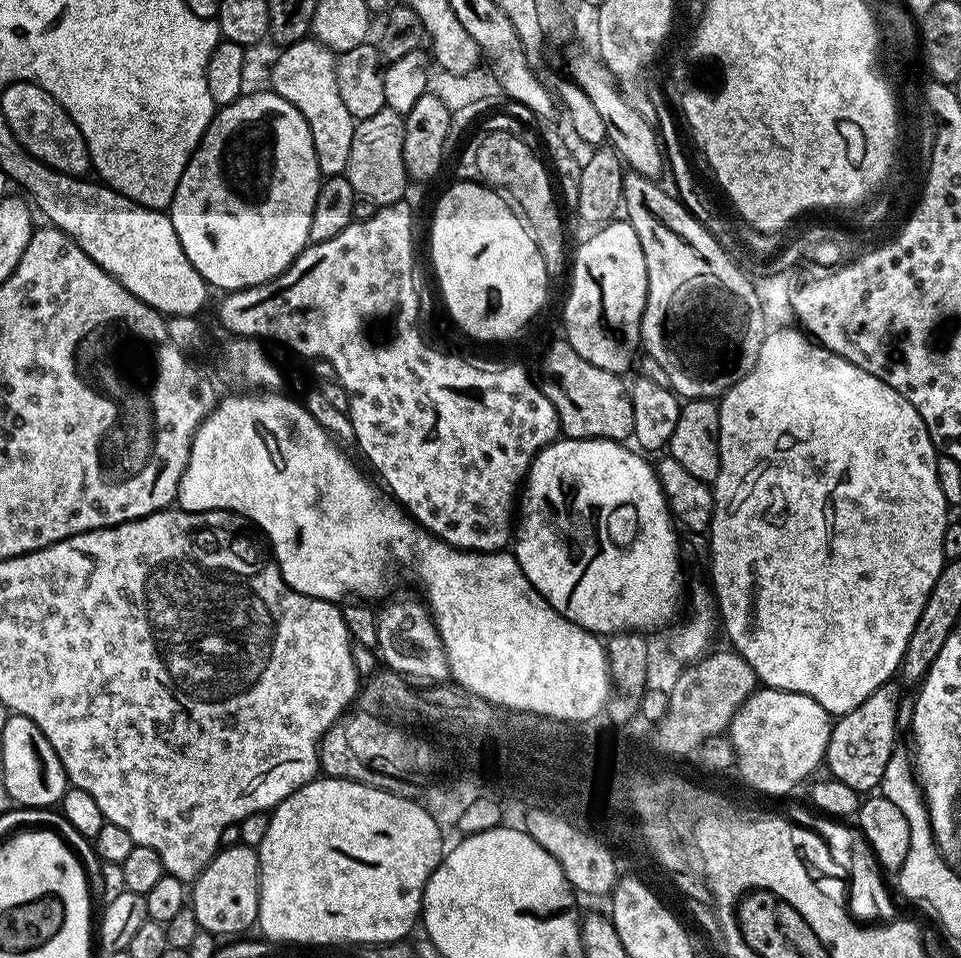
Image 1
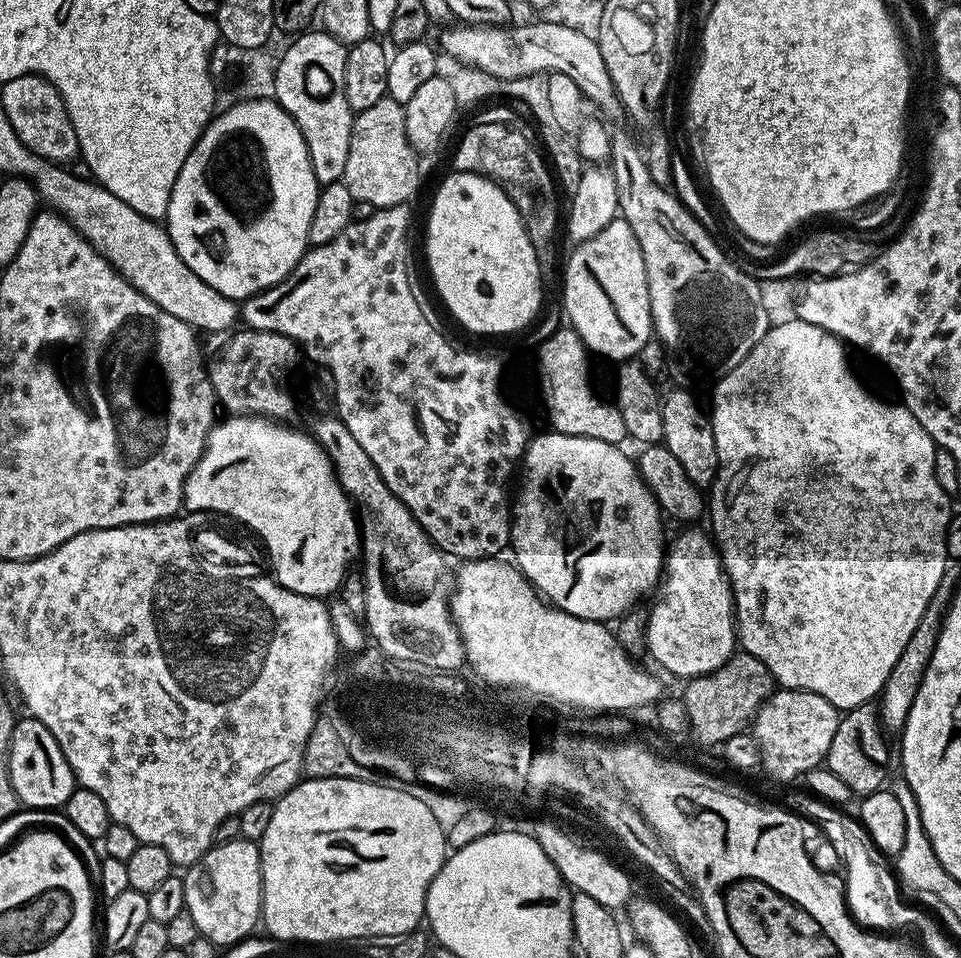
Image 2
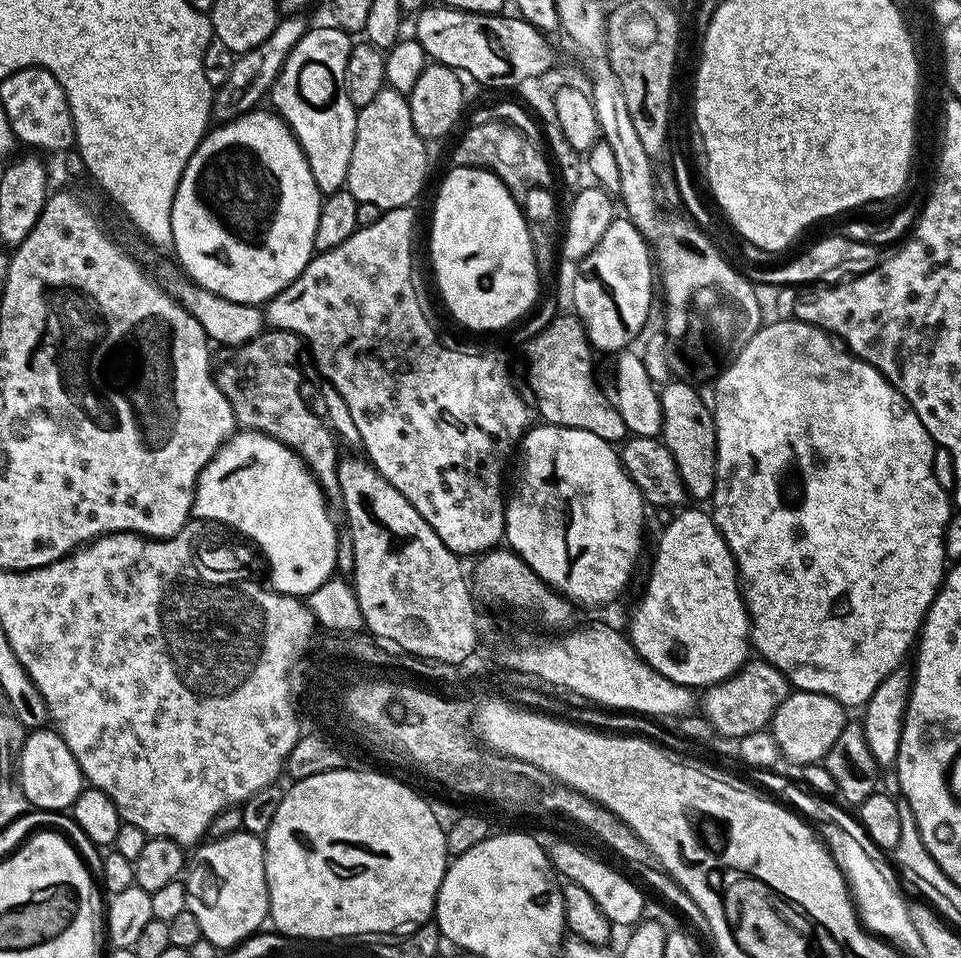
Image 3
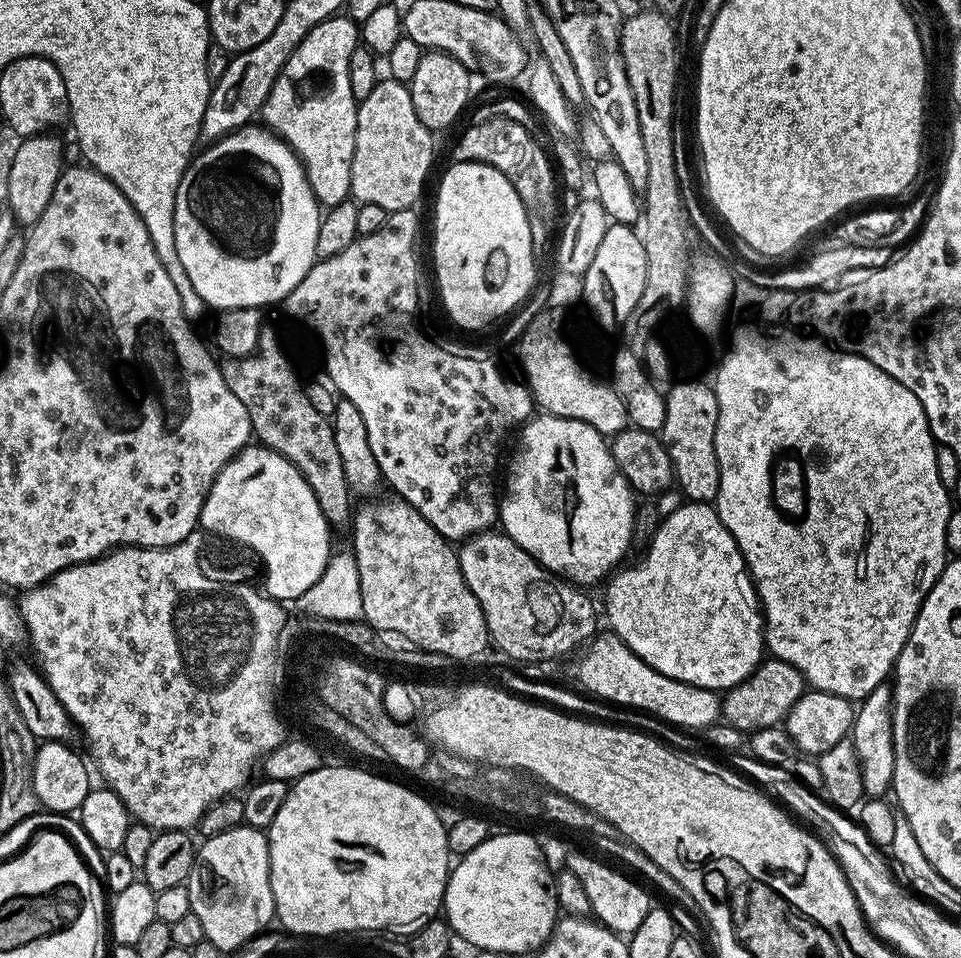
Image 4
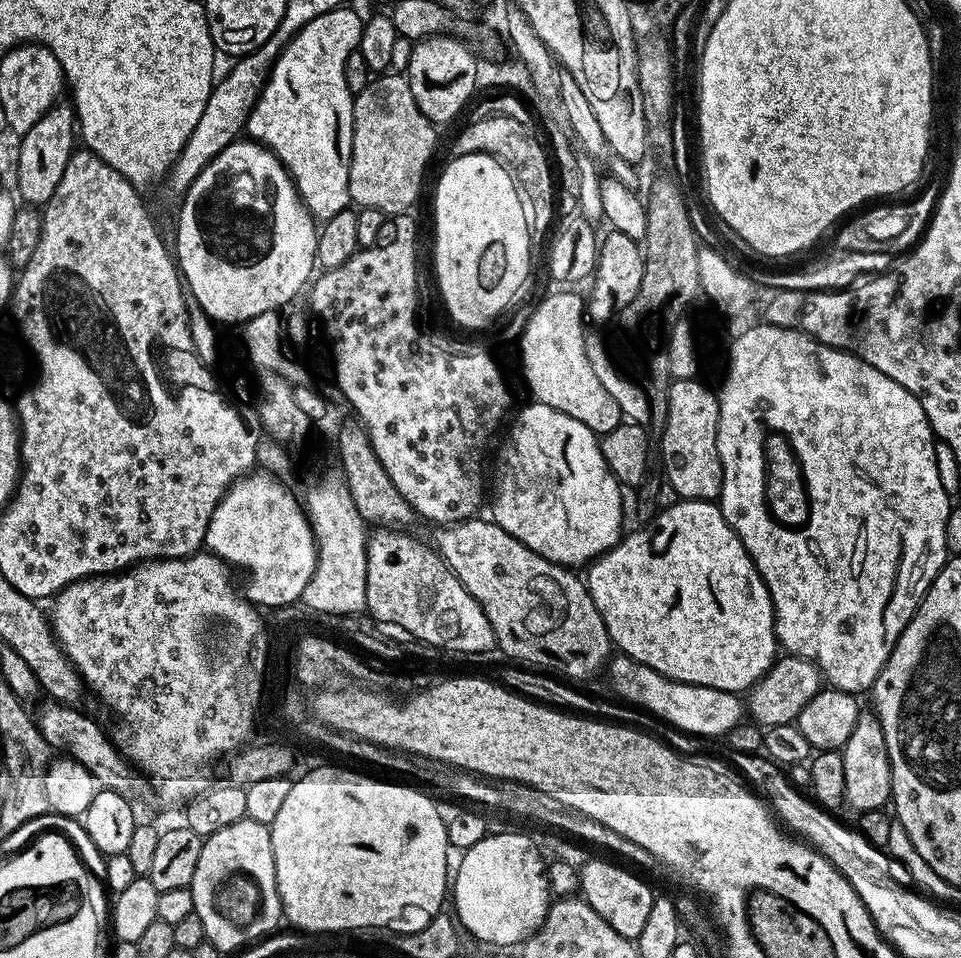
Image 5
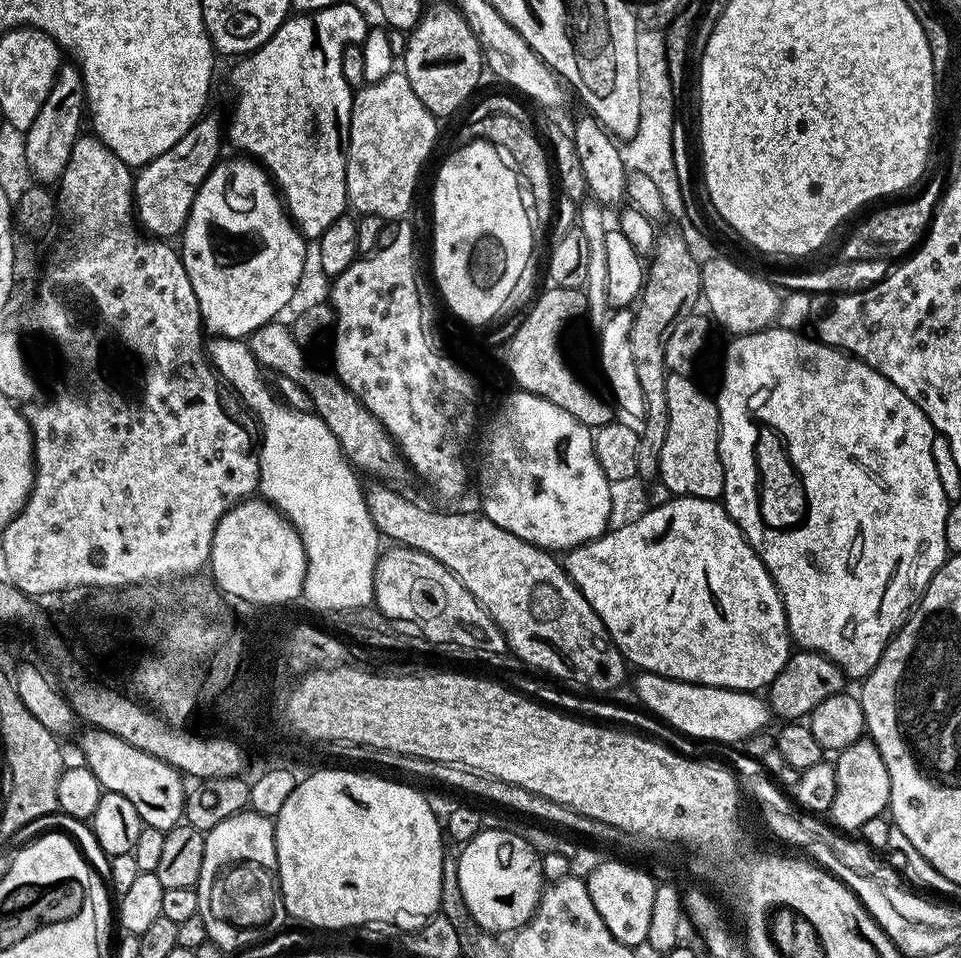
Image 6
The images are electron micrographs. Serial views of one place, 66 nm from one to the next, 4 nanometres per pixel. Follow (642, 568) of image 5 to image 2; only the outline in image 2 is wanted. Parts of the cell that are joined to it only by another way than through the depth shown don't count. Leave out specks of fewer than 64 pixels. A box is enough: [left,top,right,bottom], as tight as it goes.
[647,526,737,678]

